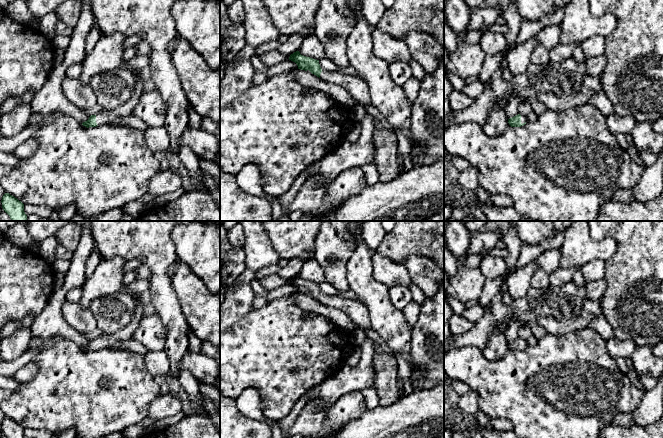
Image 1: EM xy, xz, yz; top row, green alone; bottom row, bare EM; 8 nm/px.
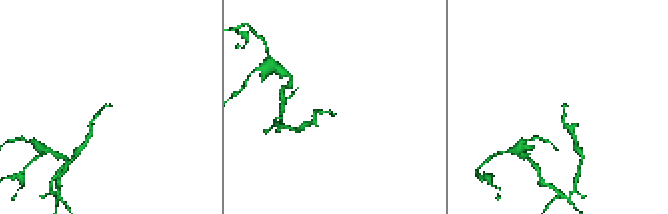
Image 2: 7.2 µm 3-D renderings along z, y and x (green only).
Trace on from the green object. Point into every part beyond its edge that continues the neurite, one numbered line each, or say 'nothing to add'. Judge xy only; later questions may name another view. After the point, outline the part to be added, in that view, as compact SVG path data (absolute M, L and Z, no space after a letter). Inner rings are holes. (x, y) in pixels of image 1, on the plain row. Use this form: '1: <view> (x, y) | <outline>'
1: xy (106, 341) | M133 294L132 296L136 301L136 309L132 321L124 329L116 332L115 334L104 334L100 338L96 339L96 347L98 350L102 348L110 348L114 343L118 341L132 339L134 331L137 329L139 322L144 316L144 307L140 301L140 295Z

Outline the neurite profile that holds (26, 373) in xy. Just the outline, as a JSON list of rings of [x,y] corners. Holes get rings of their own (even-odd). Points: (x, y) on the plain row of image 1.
[[[31,361],[21,367],[18,371],[12,376],[15,380],[20,383],[25,383],[32,380],[38,373],[39,367],[35,361]]]

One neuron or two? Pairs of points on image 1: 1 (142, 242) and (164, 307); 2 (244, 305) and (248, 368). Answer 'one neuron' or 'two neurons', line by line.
1: one neuron
2: two neurons

